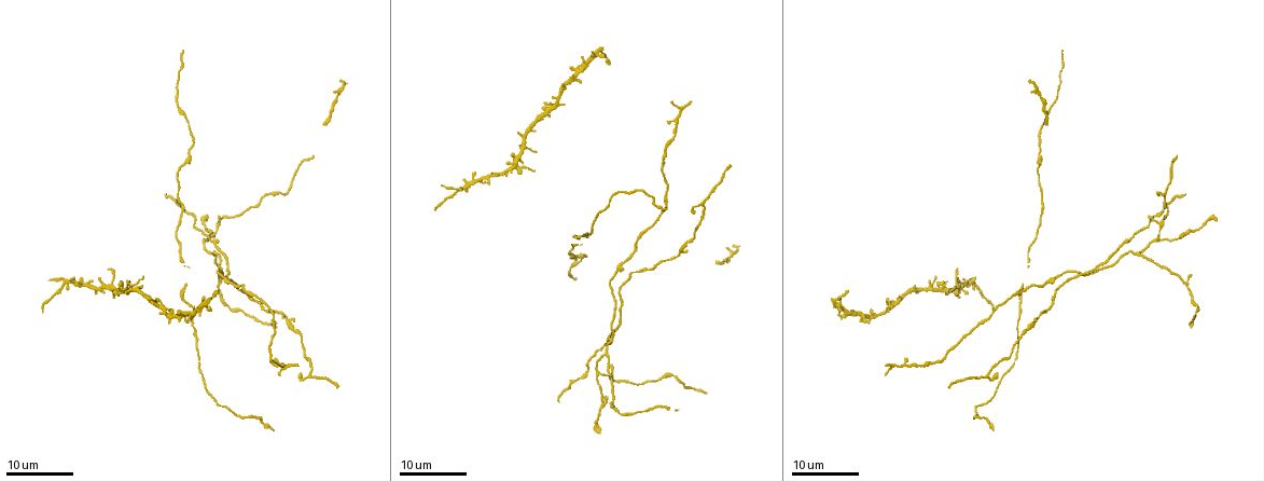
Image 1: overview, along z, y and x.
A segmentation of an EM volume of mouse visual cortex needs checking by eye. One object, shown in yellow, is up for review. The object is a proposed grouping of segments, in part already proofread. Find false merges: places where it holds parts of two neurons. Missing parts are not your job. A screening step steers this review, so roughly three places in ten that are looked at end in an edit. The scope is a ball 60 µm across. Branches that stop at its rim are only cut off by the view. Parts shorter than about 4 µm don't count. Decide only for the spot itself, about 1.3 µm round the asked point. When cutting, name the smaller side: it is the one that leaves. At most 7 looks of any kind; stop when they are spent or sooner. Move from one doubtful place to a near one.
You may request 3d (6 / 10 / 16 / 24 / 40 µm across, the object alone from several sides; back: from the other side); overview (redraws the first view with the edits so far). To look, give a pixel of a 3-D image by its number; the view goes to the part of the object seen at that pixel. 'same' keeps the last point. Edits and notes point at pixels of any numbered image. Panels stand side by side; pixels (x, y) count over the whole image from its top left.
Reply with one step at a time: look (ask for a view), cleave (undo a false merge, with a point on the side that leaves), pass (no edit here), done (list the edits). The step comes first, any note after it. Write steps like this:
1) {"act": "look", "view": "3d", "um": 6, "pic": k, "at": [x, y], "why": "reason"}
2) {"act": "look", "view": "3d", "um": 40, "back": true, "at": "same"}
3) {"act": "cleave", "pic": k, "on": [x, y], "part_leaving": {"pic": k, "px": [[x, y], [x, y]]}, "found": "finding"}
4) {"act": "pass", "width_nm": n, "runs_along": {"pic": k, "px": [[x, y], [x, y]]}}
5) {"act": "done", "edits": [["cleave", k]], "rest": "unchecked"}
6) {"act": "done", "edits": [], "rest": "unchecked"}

{"act": "look", "view": "3d", "um": 24, "pic": 1, "at": [677, 252]}

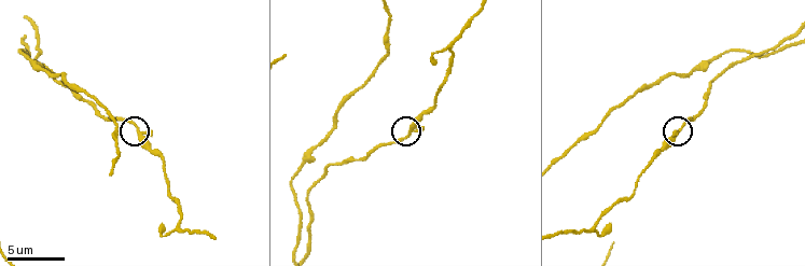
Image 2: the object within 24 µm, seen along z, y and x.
{"act": "look", "view": "3d", "um": 6, "pic": 2, "at": [138, 135]}

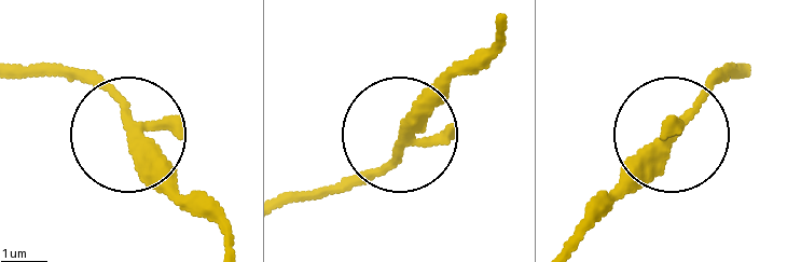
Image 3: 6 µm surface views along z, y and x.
{"act": "pass", "width_nm": 200, "runs_along": {"pic": 3, "px": [[739, 61], [599, 208]]}, "found": "continuous, no second neuron"}

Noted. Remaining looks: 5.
{"act": "look", "view": "3d", "um": 16, "pic": 2, "at": [298, 230], "why": "arms part here"}

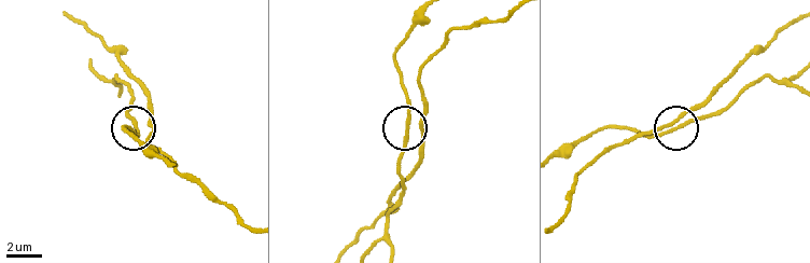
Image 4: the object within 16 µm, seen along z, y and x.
{"act": "look", "view": "3d", "um": 16, "back": true, "pic": 4, "at": [406, 123], "why": "other side"}

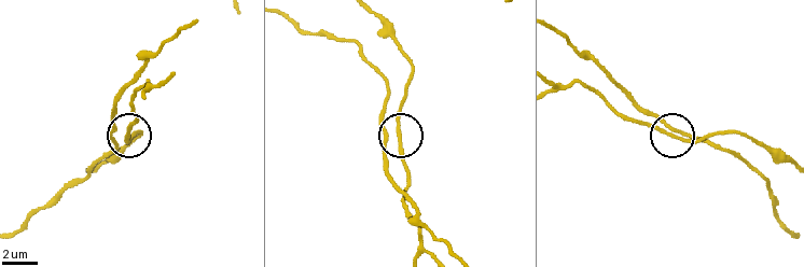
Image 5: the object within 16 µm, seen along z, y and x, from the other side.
{"act": "pass", "side_arm_um": 38, "found": "continuous, no second neuron"}

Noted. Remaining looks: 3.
{"act": "look", "view": "3d", "um": 16, "pic": 1, "at": [213, 250], "why": "sudden change in width"}

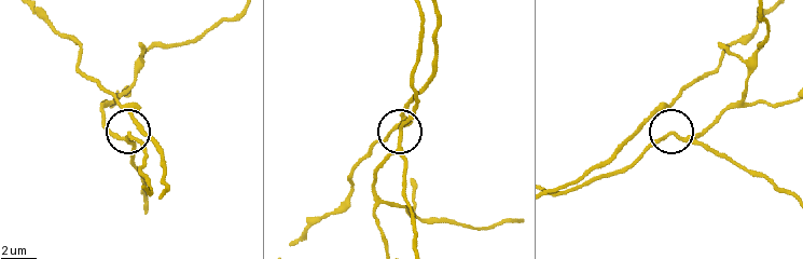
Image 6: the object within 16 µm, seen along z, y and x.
{"act": "look", "view": "3d", "um": 6, "pic": 6, "at": [668, 135], "why": "zoom in"}

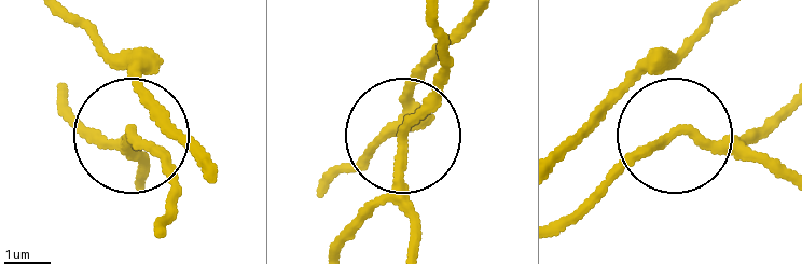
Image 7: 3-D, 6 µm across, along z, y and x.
{"act": "pass", "found": "continuous, no second neuron"}

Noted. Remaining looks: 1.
{"act": "done", "edits": [], "rest": "unchecked"}

